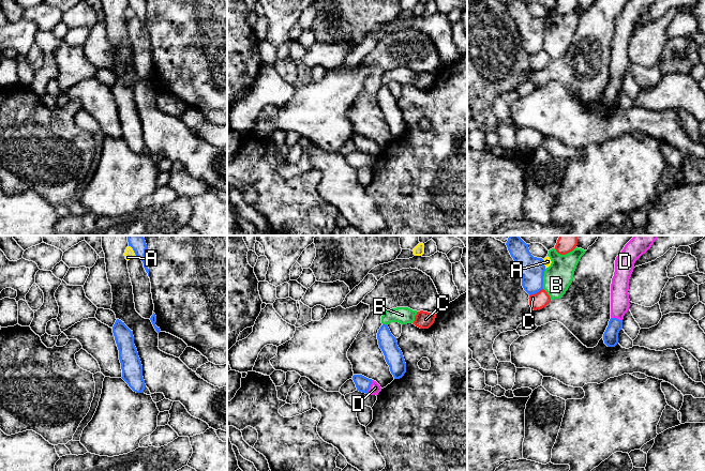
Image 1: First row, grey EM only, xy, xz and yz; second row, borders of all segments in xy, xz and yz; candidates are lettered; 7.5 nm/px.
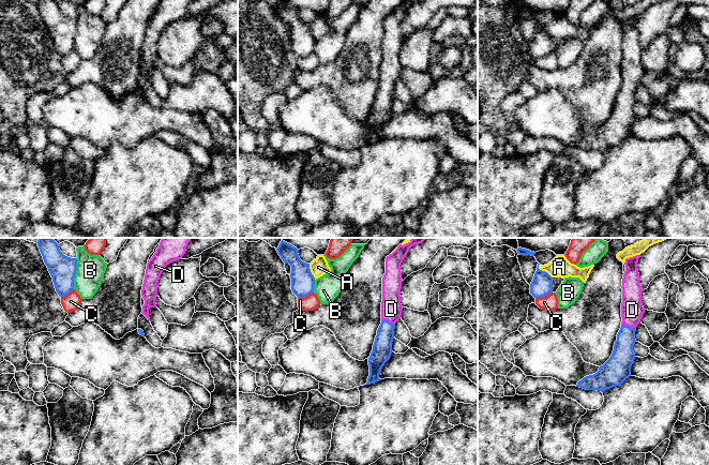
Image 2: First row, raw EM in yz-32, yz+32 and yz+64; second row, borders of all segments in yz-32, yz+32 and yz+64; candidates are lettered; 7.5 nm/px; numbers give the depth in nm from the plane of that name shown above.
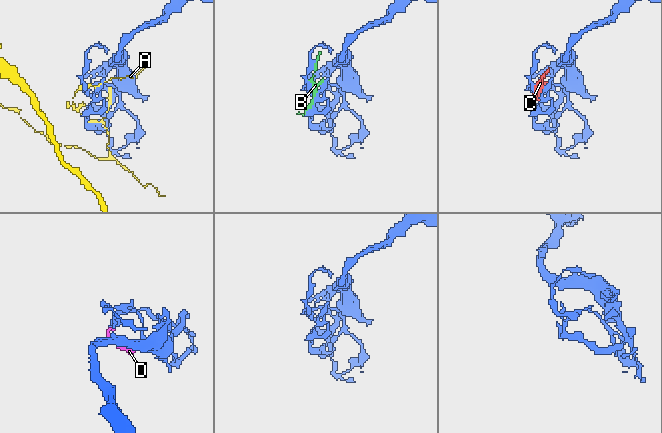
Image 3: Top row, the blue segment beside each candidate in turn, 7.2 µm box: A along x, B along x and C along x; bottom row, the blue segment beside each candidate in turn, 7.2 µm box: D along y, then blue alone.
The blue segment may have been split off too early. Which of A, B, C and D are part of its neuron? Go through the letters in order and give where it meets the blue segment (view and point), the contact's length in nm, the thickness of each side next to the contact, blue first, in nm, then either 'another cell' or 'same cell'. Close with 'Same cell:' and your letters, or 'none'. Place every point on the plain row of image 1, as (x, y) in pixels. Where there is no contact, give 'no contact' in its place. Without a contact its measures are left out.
A: contact xy (133, 10); length 90 nm; calibres 110 and 70 nm; another cell
B: contact yz (542, 39); length 150 nm; calibres 190 and 220 nm; another cell
C: contact yz (536, 52); length 120 nm; calibres 190 and 120 nm; another cell
D: contact xz (369, 147); length 110 nm; calibres 110 and 80 nm; same cell
Same cell: D

